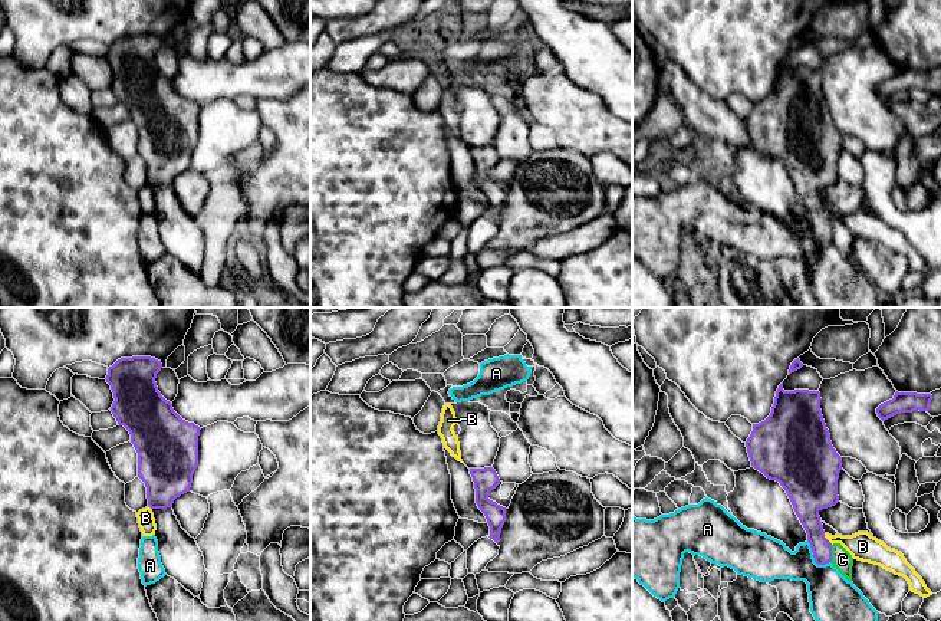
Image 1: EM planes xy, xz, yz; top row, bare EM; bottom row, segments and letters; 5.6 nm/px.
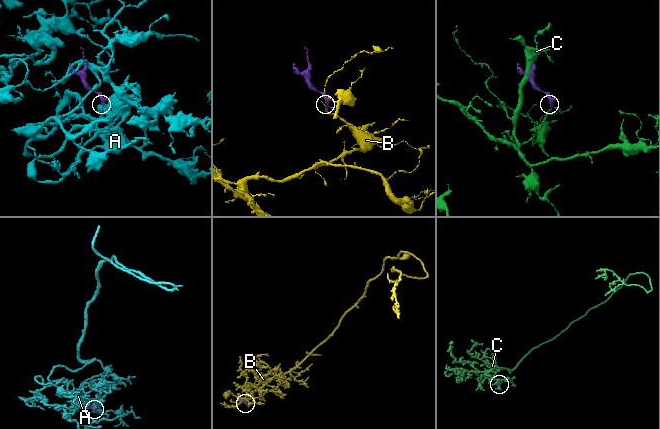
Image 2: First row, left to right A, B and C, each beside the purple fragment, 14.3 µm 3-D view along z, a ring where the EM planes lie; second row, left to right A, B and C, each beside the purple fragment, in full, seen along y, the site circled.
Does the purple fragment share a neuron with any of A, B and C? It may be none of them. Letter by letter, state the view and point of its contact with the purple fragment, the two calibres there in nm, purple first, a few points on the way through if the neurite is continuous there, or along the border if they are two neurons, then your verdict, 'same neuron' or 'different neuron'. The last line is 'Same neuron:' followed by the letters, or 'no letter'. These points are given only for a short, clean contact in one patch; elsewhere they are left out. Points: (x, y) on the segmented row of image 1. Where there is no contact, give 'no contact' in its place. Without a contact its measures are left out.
A: yz (815, 559) | 110/260 nm | different neuron
B: yz (826, 539) | 180/160 nm | along yz (823, 534), (832, 544) | different neuron
C: yz (831, 554) | 110/110 nm | different neuron
Same neuron: no letter

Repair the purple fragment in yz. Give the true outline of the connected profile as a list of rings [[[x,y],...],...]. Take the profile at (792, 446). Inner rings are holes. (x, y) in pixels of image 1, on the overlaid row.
[[[779,385],[770,415],[753,424],[746,441],[751,466],[767,479],[776,480],[786,490],[793,509],[807,533],[815,562],[832,562],[832,543],[825,538],[819,512],[839,502],[838,479],[842,470],[842,457],[832,446],[822,410],[820,392],[809,390],[784,391]]]

